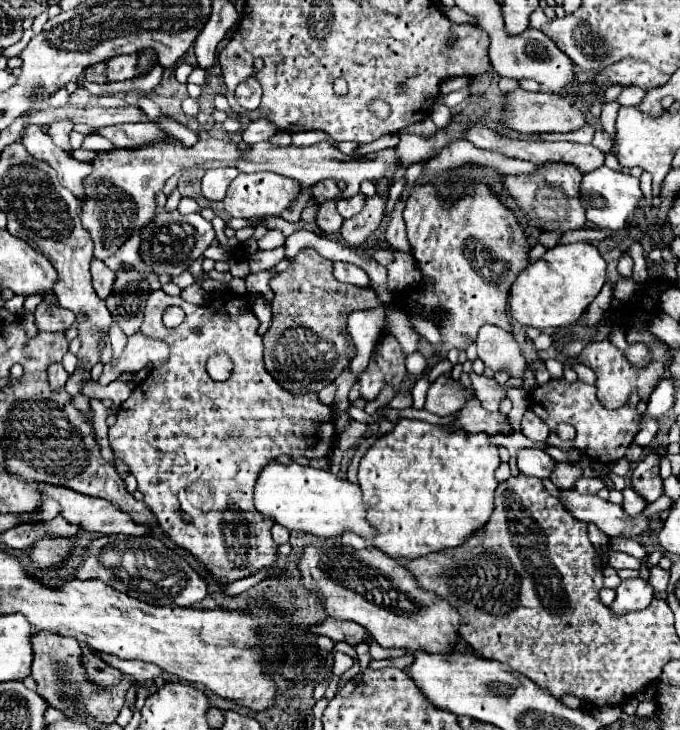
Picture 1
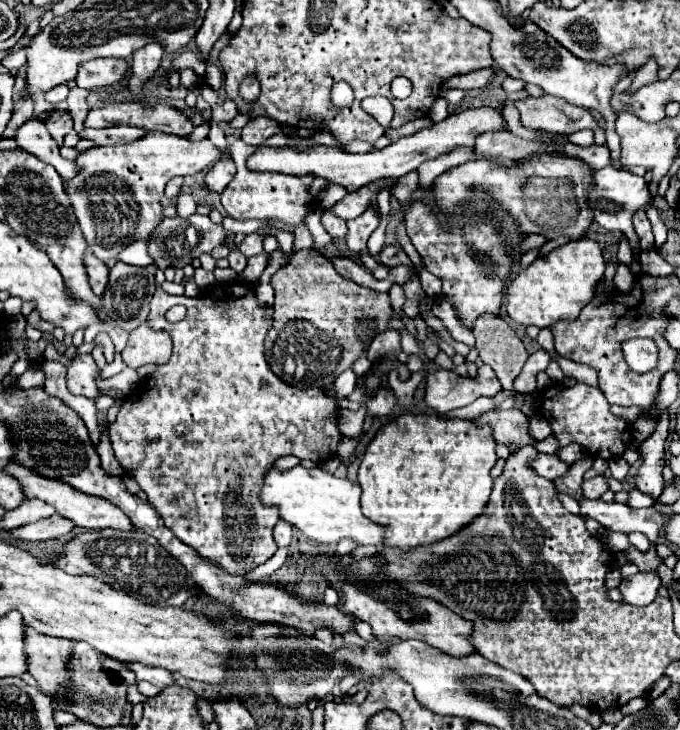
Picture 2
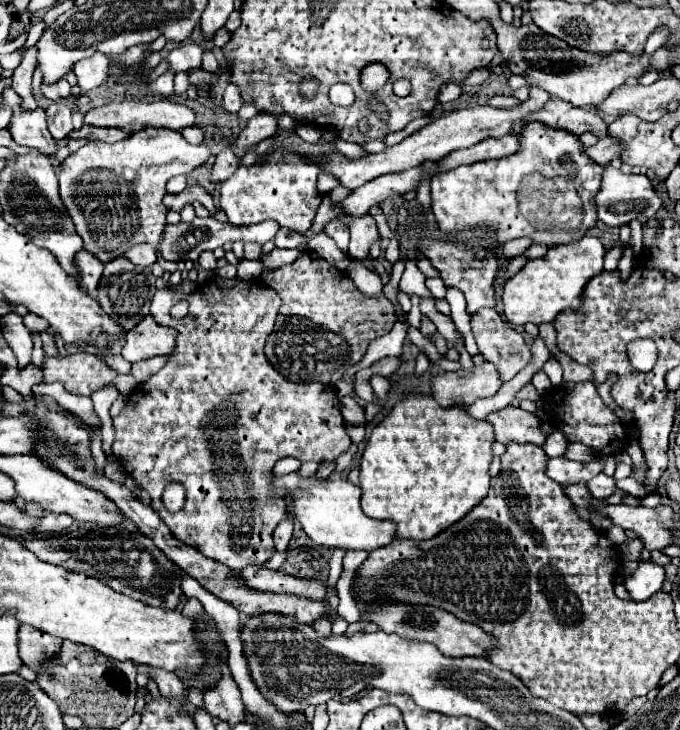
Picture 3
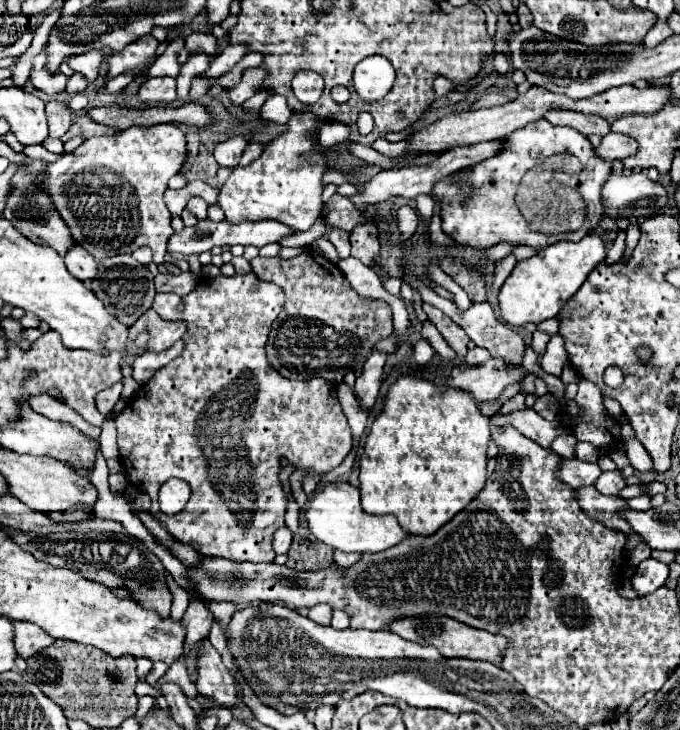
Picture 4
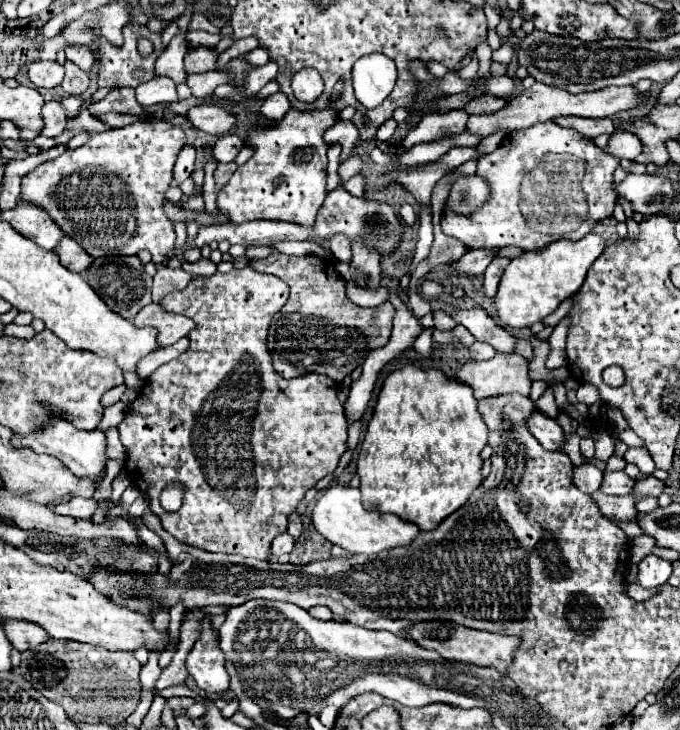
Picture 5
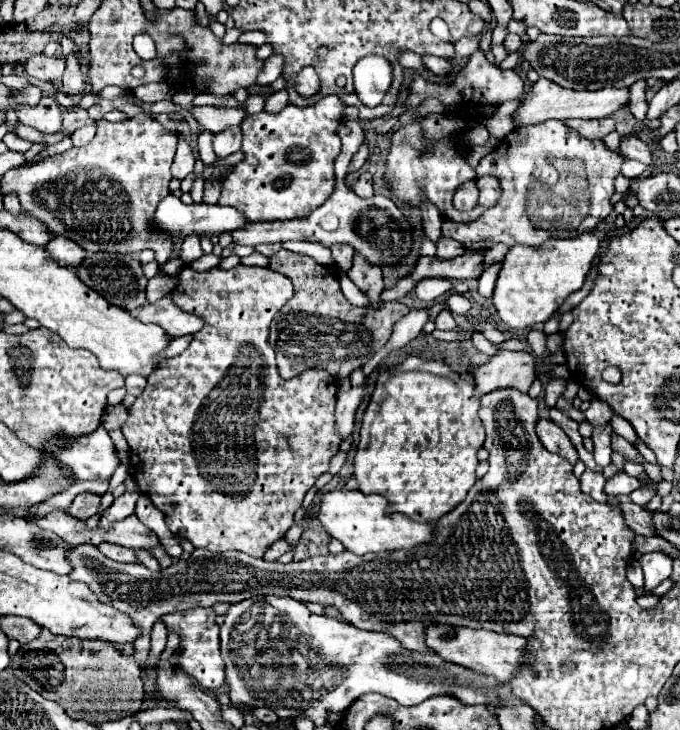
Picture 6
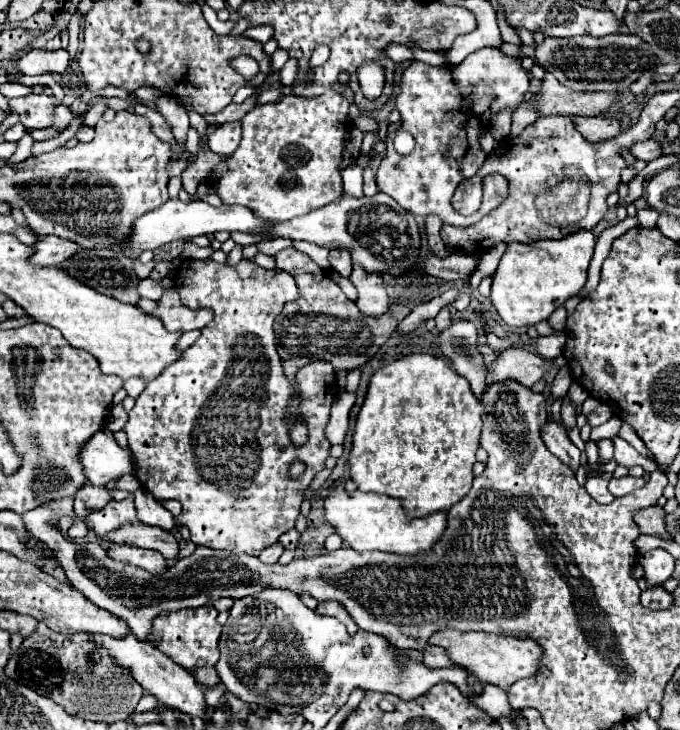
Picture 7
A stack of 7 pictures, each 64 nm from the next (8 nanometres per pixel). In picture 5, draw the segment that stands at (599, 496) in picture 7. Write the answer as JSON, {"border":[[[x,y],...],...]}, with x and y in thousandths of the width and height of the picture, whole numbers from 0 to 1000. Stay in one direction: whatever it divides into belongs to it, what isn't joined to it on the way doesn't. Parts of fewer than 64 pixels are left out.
{"border":[[[856,636],[853,641],[844,641],[844,660],[859,677],[874,677],[882,671],[885,644],[871,636]]]}

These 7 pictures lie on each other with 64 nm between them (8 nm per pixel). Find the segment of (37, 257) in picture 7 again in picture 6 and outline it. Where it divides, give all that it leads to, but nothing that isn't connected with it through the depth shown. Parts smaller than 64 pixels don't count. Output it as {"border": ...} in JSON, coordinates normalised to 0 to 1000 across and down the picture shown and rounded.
{"border":[[[76,323],[65,342],[71,345],[71,353],[82,356],[88,364],[115,364],[126,353],[126,342],[121,342],[109,329],[94,323]]]}

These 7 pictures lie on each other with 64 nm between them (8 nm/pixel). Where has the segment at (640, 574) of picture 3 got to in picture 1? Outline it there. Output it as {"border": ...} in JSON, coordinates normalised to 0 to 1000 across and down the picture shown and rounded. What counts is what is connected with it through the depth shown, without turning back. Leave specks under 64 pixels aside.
{"border":[[[921,792],[906,805],[906,822],[897,827],[897,833],[906,841],[918,841],[926,836],[944,836],[959,825],[959,800],[947,792]]]}

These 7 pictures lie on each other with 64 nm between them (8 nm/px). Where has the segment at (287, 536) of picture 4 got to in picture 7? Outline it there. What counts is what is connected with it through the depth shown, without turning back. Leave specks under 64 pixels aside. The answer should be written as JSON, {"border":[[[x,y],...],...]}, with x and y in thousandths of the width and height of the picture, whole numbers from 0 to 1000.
{"border":[[[400,745],[400,748],[394,748],[394,751],[388,751],[388,756],[382,756],[382,767],[388,767],[391,773],[400,773],[400,770],[409,770],[409,764],[412,764],[412,759],[418,756],[418,751],[412,748],[412,745]]]}

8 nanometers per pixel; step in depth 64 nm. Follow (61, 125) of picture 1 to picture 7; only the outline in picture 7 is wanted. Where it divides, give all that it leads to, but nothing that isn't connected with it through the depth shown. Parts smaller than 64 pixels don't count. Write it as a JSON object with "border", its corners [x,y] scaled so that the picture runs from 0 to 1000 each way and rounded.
{"border":[[[41,129],[32,134],[12,134],[18,153],[29,156],[29,167],[41,175],[71,175],[76,173],[76,148],[79,140],[68,129]]]}

